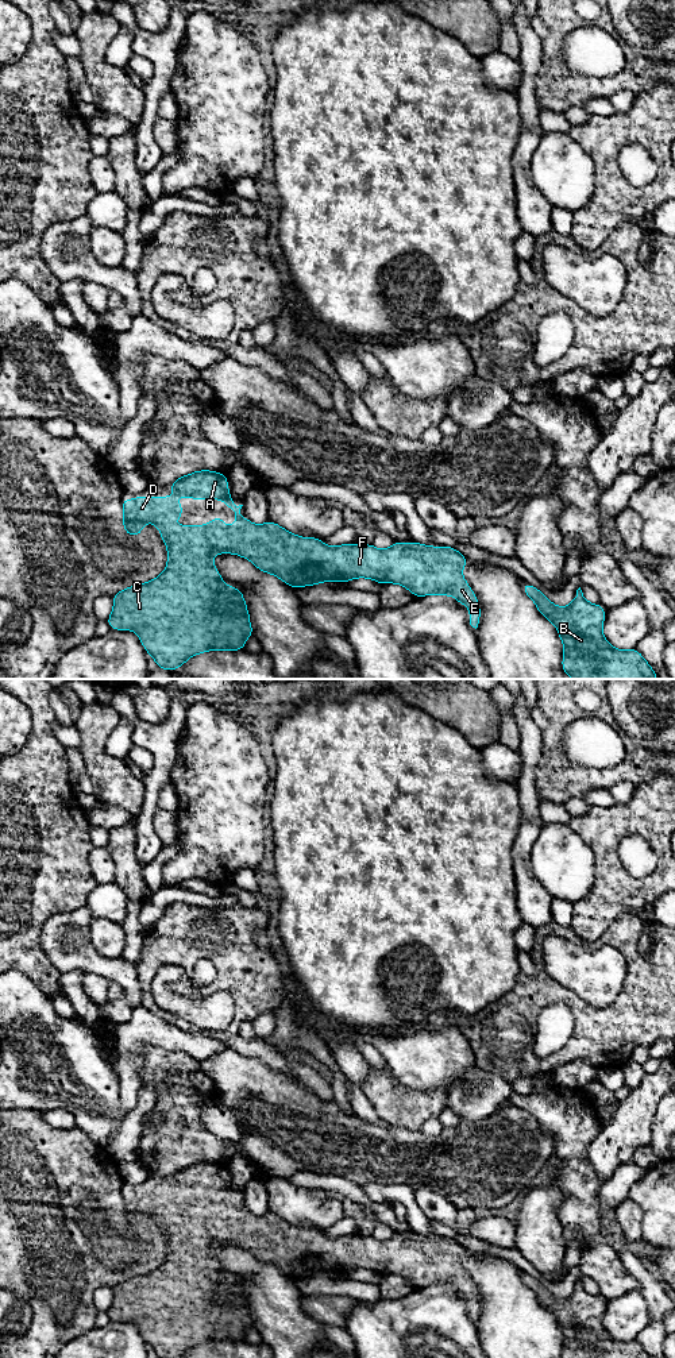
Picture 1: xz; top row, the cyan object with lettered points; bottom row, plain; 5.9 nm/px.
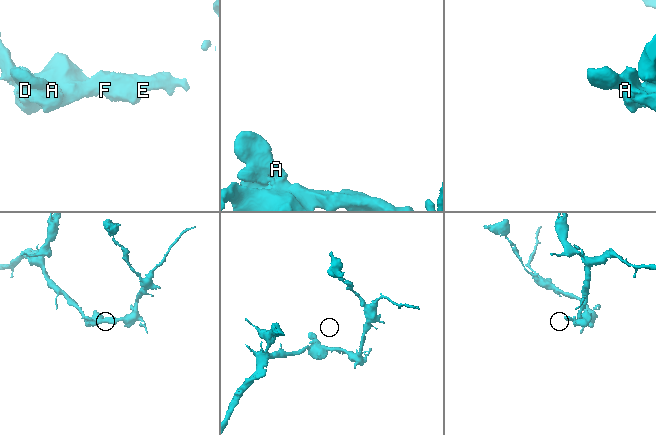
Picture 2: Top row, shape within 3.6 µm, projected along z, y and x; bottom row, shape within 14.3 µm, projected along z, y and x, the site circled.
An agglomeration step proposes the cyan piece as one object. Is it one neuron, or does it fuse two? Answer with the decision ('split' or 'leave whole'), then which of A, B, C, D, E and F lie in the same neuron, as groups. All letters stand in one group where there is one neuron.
leave whole | A B C D E F

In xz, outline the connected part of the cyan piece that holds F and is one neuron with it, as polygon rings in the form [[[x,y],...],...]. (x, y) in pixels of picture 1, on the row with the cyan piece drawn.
[[[200,470],[178,478],[170,485],[170,490],[177,497],[224,501],[227,504],[227,509],[235,512],[236,524],[232,526],[224,525],[221,520],[225,516],[223,516],[213,517],[208,525],[196,524],[192,526],[181,526],[171,522],[173,520],[182,517],[184,513],[184,506],[180,505],[174,497],[134,497],[131,501],[122,498],[122,506],[124,510],[122,524],[126,528],[127,536],[140,536],[143,525],[146,522],[154,522],[167,547],[167,566],[163,572],[153,580],[127,587],[112,595],[113,610],[107,618],[107,622],[109,628],[115,630],[136,632],[148,656],[157,661],[158,668],[166,671],[180,668],[190,656],[196,656],[207,651],[244,649],[246,640],[254,634],[243,593],[236,587],[223,583],[220,572],[213,566],[213,556],[216,553],[239,555],[252,562],[258,570],[278,576],[292,589],[315,586],[321,582],[346,583],[351,579],[367,578],[381,585],[397,583],[404,586],[416,598],[429,594],[451,595],[456,598],[460,605],[467,605],[470,612],[470,625],[475,629],[478,628],[481,606],[474,591],[462,575],[462,568],[468,564],[468,560],[452,547],[431,547],[416,541],[402,544],[400,540],[396,540],[387,549],[378,549],[371,544],[354,543],[328,547],[321,539],[300,537],[270,520],[262,525],[255,525],[246,517],[240,516],[243,505],[234,505],[235,499],[231,498],[228,491],[228,479],[225,474],[211,470]]]

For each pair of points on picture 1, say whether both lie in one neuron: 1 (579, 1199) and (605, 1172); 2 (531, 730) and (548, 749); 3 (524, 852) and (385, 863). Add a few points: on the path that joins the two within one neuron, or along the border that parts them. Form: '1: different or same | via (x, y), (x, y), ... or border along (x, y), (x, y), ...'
1: different | border along (587, 1149), (590, 1165), (602, 1183)
2: different | border along (542, 737), (542, 755), (533, 774)
3: different | border along (520, 822), (512, 849), (515, 884)

